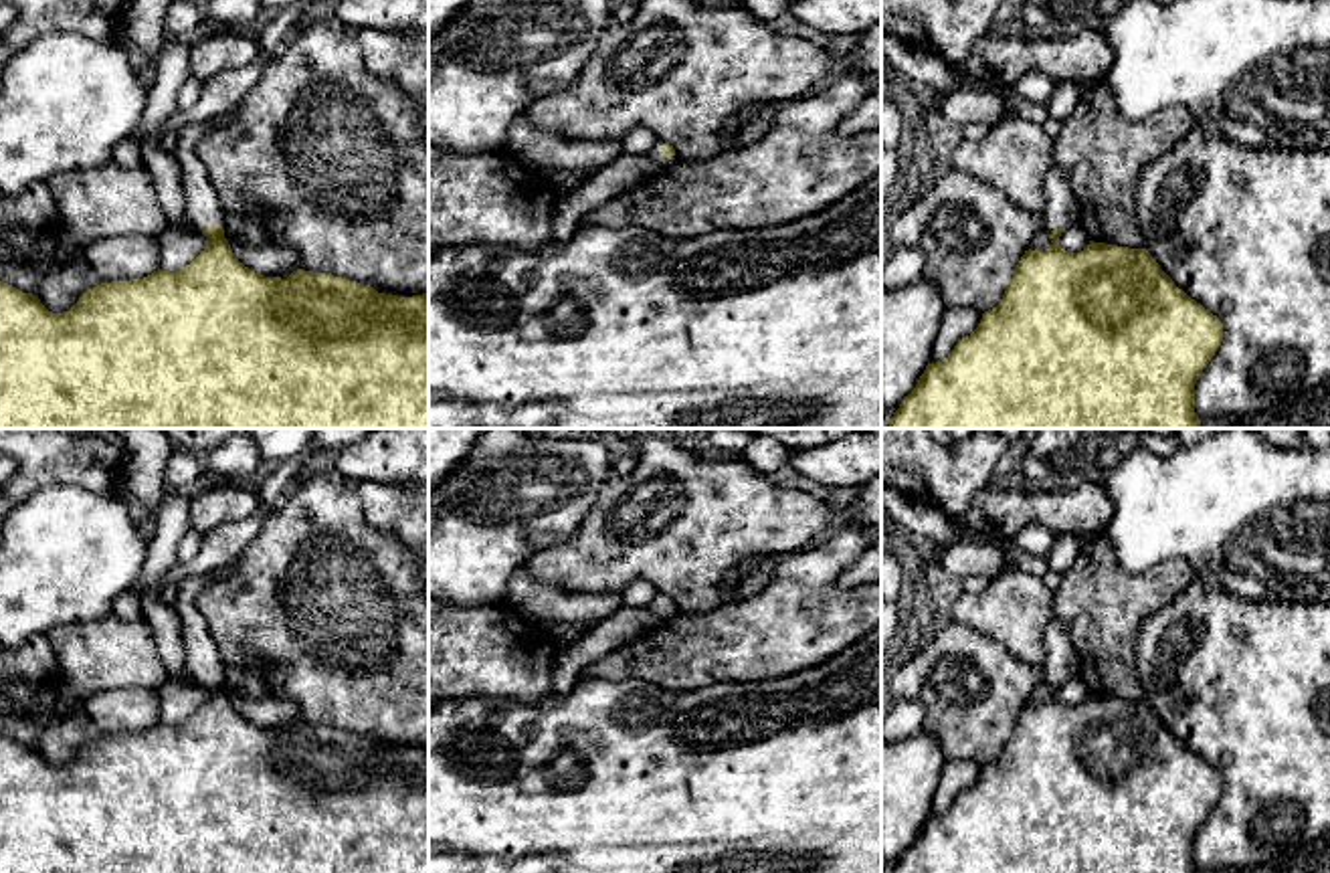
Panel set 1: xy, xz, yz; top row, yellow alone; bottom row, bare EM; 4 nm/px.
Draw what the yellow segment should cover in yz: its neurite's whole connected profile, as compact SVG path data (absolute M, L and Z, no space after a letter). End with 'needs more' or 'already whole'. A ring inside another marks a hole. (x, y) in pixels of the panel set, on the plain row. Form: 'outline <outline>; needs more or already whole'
outline M1051 616L1043 643L1043 673L1051 683L1051 697L1045 703L1025 703L1001 756L984 764L978 780L958 792L942 814L926 818L916 841L904 851L891 873L1201 873L1195 865L1195 837L1223 794L1223 776L1219 770L1180 744L1146 701L1089 693L1079 705L1063 703L1059 689L1079 673L1081 663L1061 618Z; needs more

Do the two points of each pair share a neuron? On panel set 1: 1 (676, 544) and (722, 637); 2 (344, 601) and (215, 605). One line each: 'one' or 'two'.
1: two
2: one

